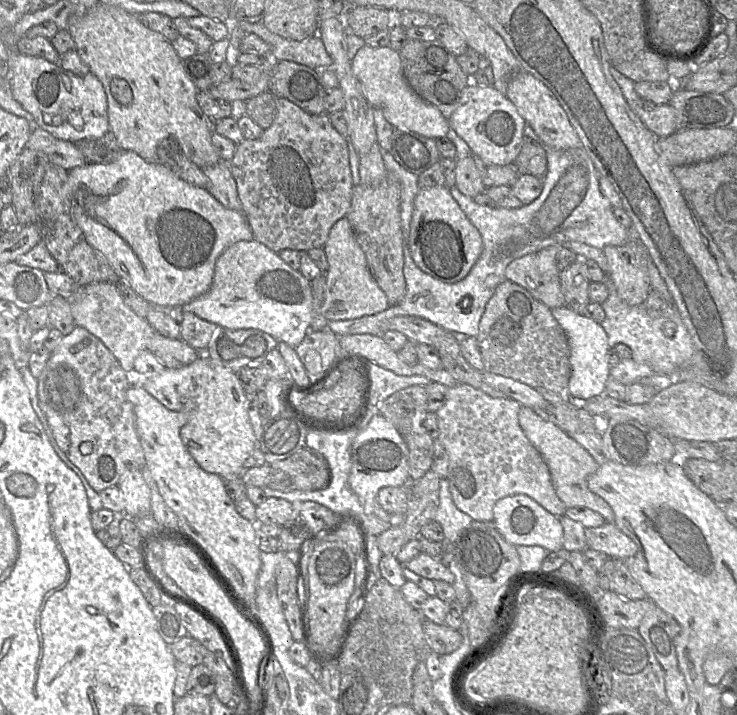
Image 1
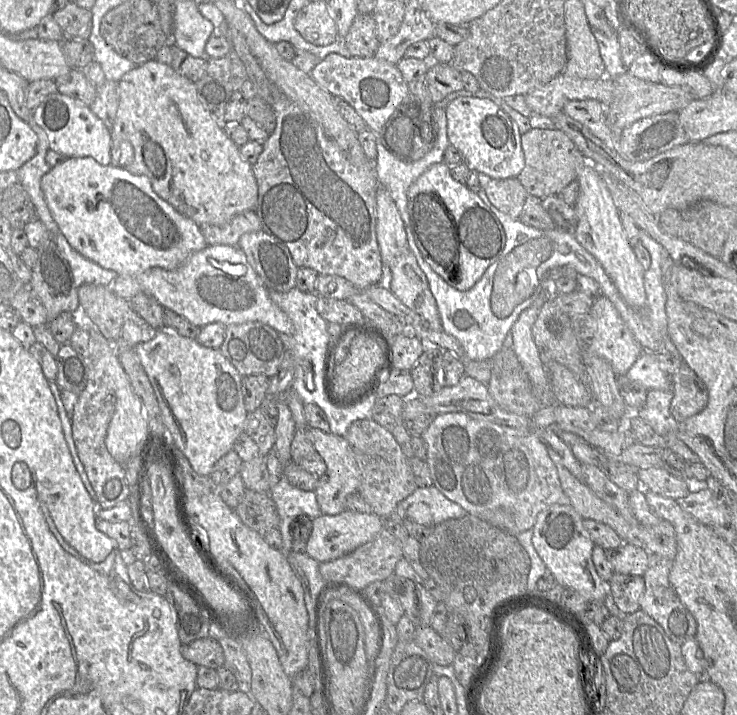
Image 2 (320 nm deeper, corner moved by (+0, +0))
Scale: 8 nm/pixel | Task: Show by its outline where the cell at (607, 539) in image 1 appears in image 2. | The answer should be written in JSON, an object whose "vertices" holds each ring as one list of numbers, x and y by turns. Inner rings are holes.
{"vertices":[[623,543,618,548,605,549,605,554,614,573,643,577,648,568,651,553,641,547]]}

